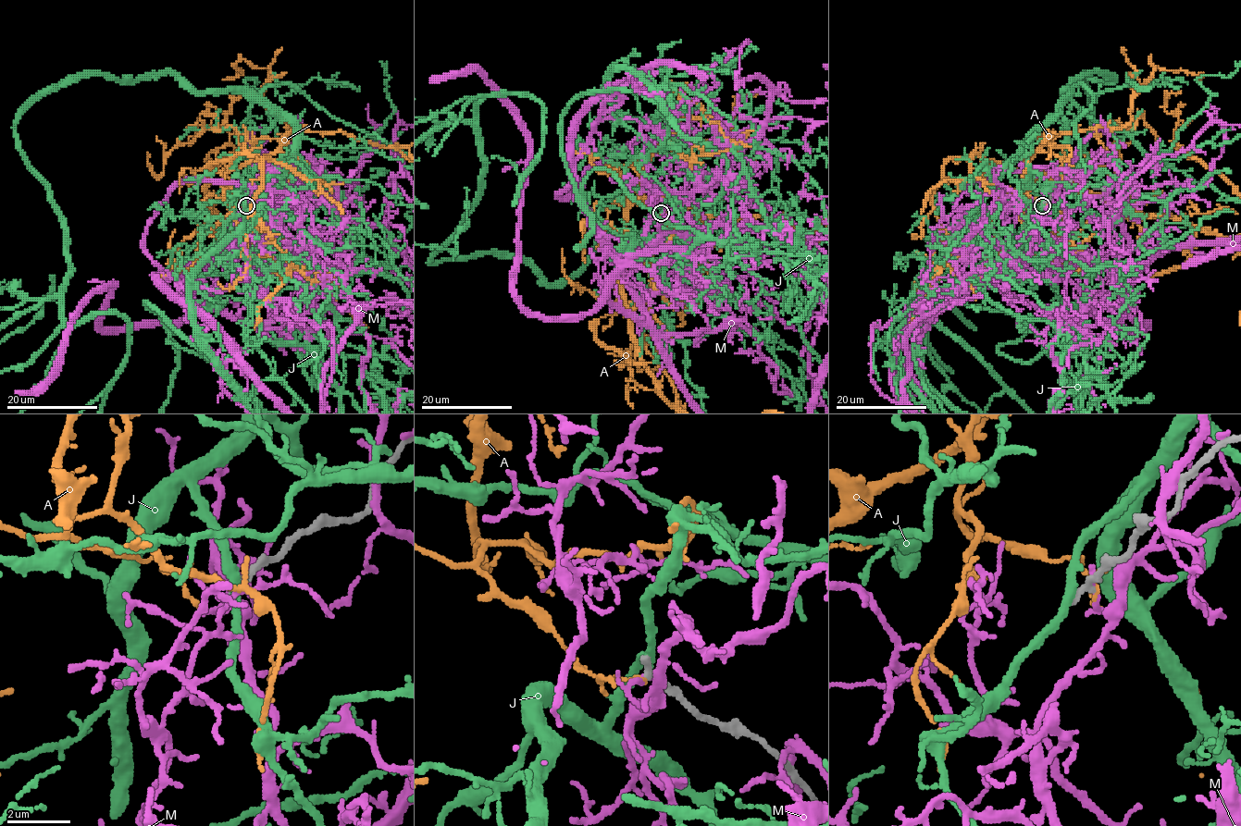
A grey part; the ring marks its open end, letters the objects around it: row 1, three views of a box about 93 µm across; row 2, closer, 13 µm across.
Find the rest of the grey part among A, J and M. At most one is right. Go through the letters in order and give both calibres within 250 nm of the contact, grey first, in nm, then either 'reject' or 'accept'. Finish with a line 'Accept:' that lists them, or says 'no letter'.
A: 280/130 nm | reject
J: 240/280 nm | reject
M: 280/120 nm | reject
Accept: no letter

